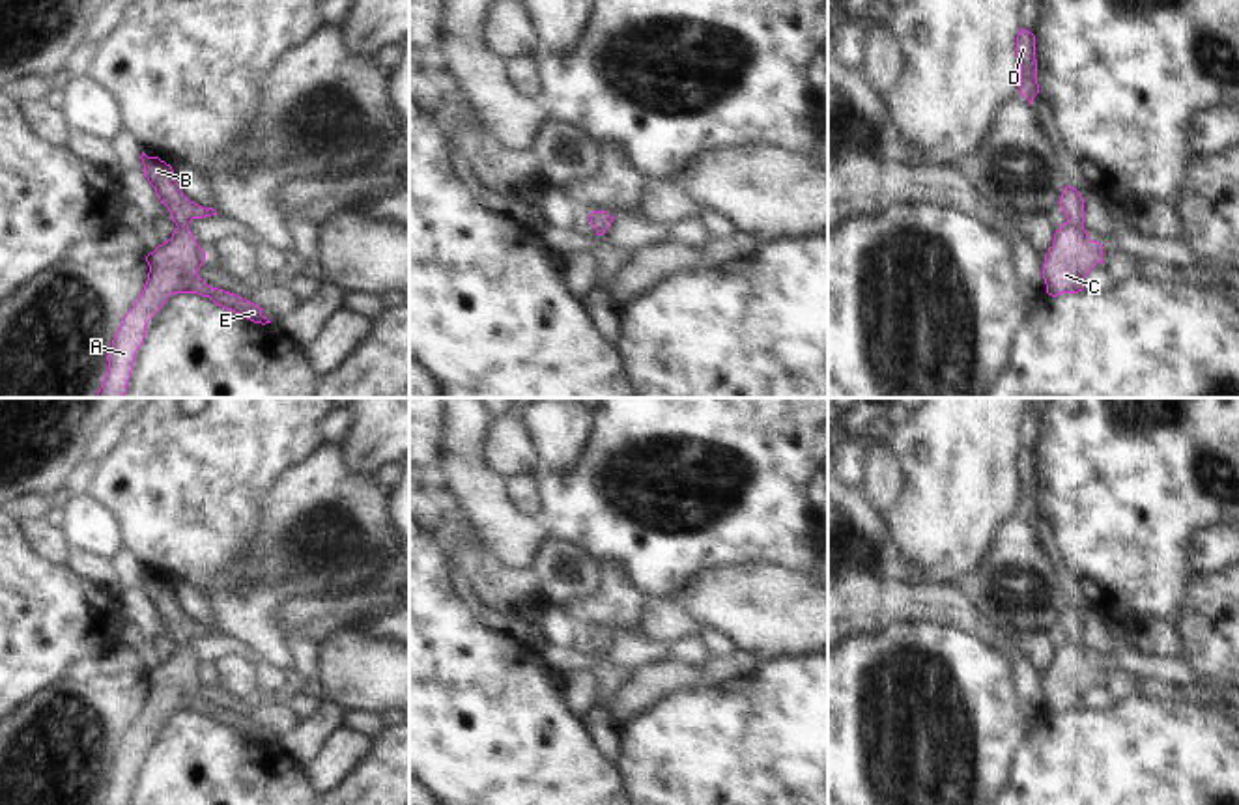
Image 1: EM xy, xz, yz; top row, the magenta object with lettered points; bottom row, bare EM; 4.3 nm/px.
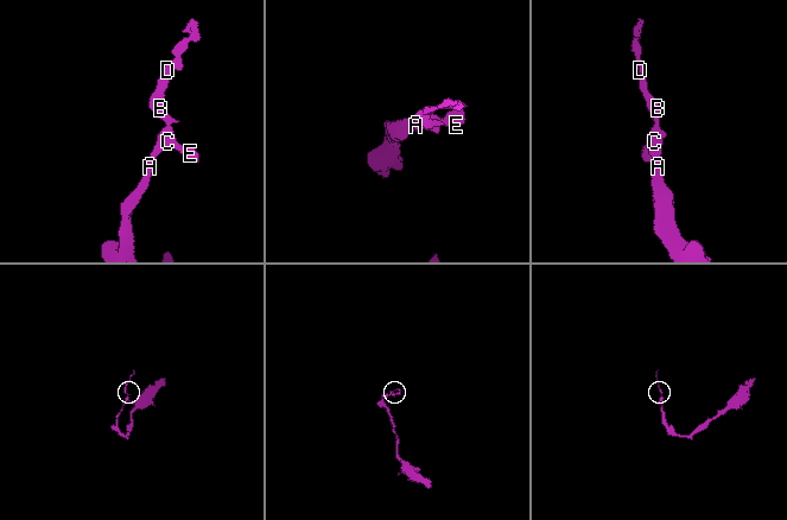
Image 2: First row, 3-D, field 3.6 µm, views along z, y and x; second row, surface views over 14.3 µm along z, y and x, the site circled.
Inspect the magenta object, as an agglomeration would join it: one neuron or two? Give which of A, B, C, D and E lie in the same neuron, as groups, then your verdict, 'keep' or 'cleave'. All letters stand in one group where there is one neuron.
A B C D E; keep

